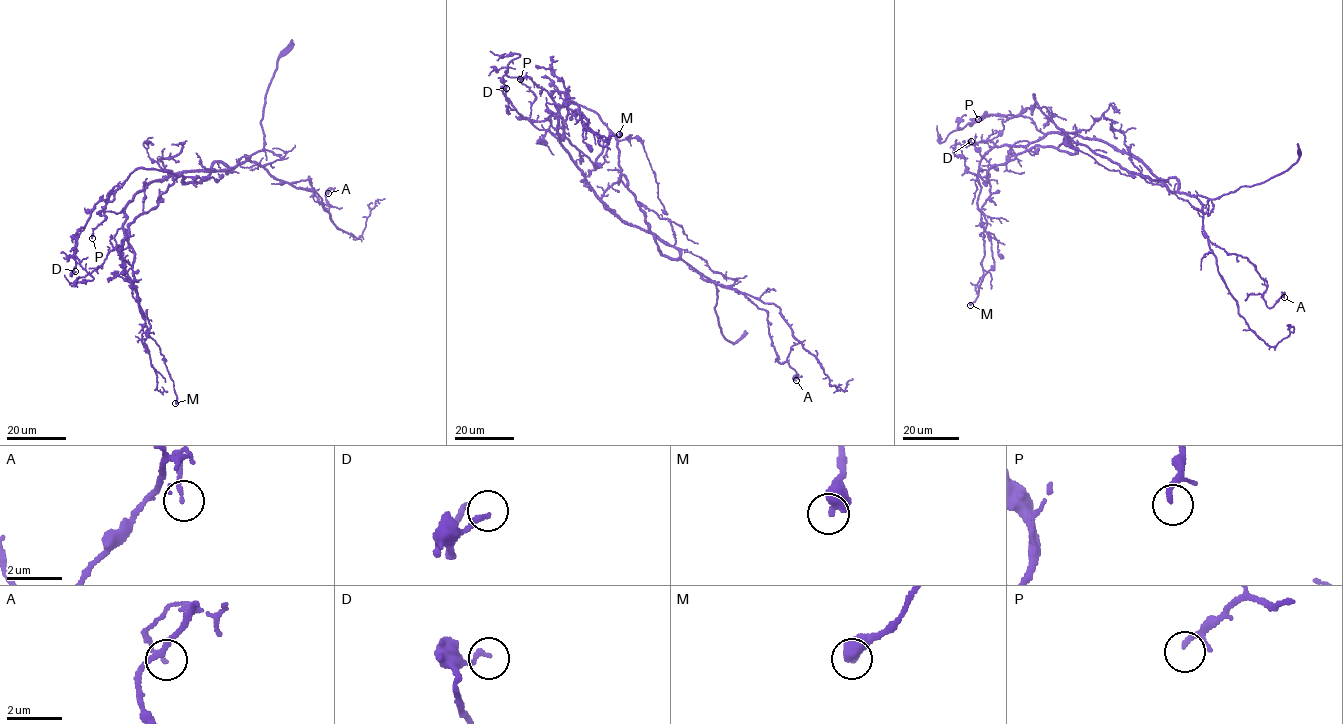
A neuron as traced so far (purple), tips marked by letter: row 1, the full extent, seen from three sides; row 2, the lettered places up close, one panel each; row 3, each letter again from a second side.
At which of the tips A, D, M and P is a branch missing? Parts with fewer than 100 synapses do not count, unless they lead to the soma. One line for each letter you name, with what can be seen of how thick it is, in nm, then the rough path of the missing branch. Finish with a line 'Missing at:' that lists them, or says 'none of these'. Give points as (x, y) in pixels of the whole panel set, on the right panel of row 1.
Missing at: none of these

